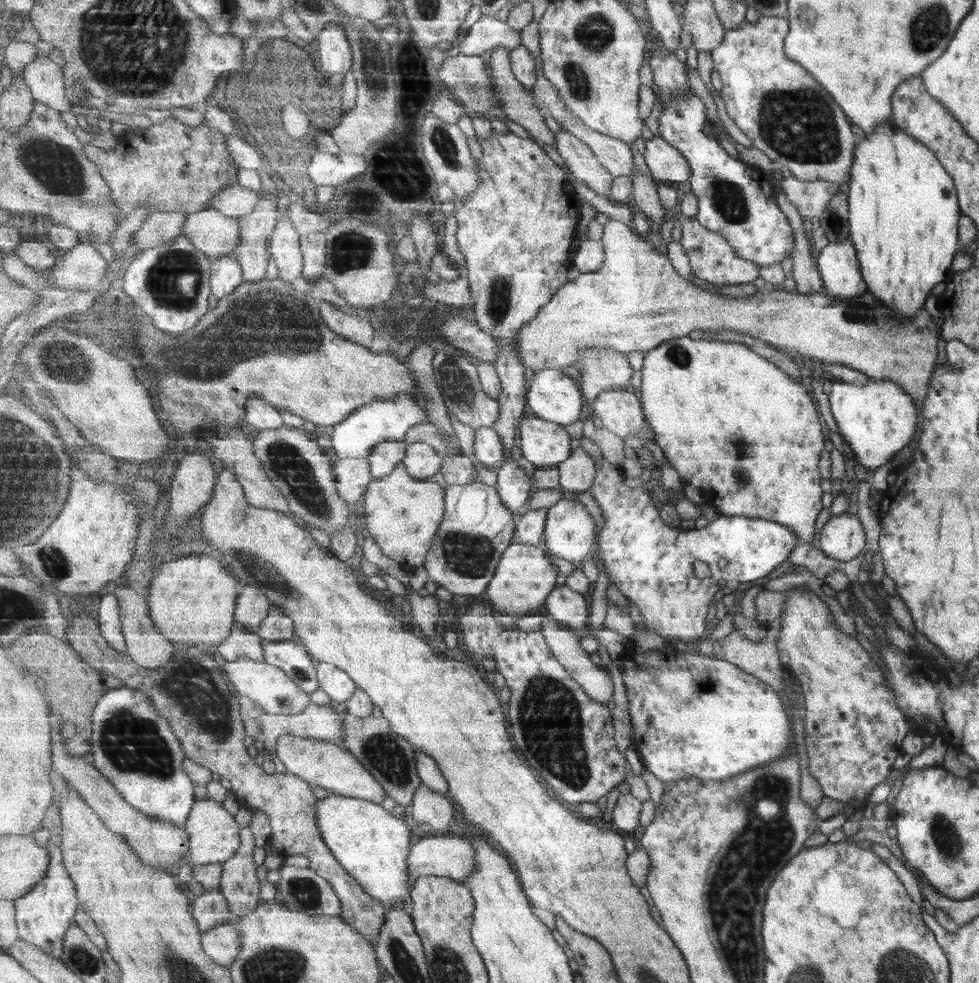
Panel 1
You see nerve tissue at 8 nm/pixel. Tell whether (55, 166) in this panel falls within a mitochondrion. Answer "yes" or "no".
yes

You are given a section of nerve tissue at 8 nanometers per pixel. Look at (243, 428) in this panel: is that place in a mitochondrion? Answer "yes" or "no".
no

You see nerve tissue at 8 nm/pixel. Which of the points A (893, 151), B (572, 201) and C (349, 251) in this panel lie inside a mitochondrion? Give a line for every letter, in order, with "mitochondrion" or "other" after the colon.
A: other
B: other
C: mitochondrion

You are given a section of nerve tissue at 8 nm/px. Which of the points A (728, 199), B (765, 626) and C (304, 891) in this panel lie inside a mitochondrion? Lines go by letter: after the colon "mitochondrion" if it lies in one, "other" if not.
A: mitochondrion
B: other
C: mitochondrion

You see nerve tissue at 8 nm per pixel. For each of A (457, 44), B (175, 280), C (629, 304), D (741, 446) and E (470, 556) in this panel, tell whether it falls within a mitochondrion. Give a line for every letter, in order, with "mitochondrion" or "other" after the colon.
A: other
B: mitochondrion
C: other
D: mitochondrion
E: mitochondrion

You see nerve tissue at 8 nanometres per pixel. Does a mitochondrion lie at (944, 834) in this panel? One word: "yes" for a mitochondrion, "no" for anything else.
yes

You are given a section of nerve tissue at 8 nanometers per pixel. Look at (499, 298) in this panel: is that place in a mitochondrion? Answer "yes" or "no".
yes

